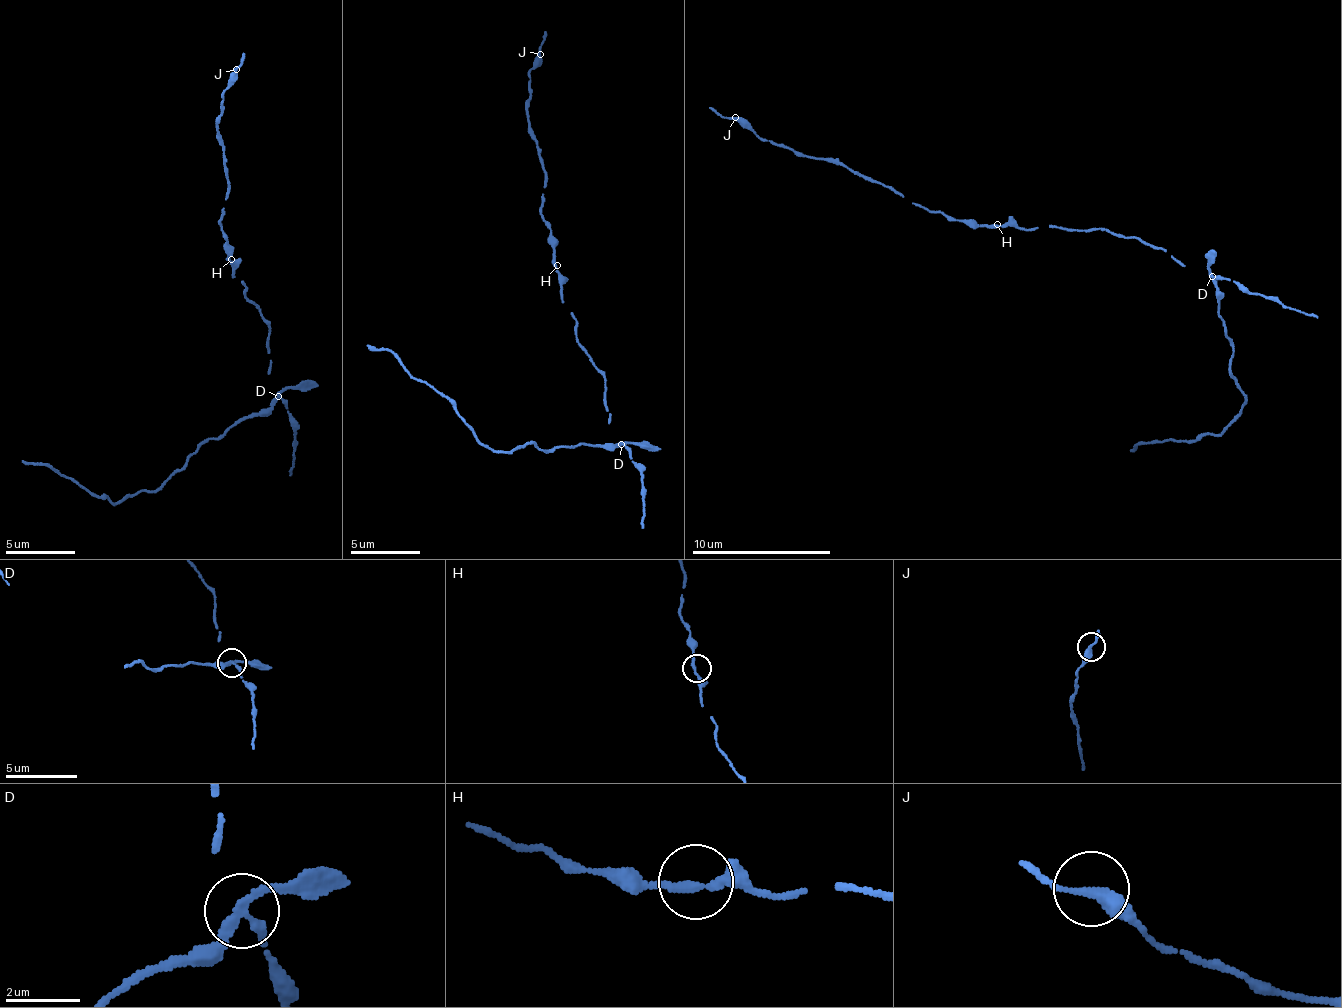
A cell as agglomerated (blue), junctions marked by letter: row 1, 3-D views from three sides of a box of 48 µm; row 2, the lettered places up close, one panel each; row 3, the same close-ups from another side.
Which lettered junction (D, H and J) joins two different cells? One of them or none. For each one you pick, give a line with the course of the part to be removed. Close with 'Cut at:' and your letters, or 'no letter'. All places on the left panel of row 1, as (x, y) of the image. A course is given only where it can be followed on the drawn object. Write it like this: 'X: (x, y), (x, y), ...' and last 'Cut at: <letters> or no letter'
D: (278, 395), (207, 439), (153, 491), (136, 491), (116, 503), (41, 463), (21, 461)
Cut at: D

